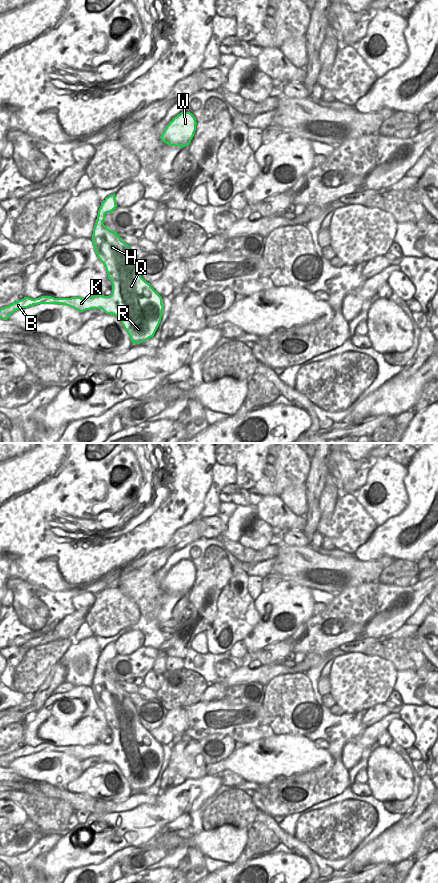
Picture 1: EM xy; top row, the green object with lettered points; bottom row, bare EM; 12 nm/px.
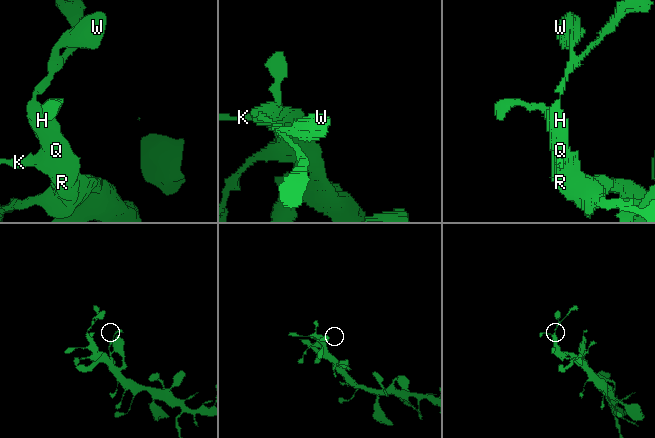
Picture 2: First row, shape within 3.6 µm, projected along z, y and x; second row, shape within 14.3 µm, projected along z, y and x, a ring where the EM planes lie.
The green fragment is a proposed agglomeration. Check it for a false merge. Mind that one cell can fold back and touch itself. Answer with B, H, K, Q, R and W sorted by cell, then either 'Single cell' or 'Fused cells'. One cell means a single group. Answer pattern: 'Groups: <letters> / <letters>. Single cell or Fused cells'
Groups: B H K Q R W. Single cell.

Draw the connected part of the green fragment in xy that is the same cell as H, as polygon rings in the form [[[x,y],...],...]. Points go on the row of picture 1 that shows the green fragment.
[[[115,194],[101,202],[91,238],[94,251],[112,283],[112,293],[109,296],[24,297],[1,308],[0,318],[7,320],[15,311],[38,304],[66,305],[79,312],[102,309],[106,314],[112,314],[119,319],[132,343],[140,344],[153,337],[164,309],[162,297],[141,277],[129,245],[121,240],[117,232],[109,230],[103,224],[105,214],[113,212],[116,207]]]

